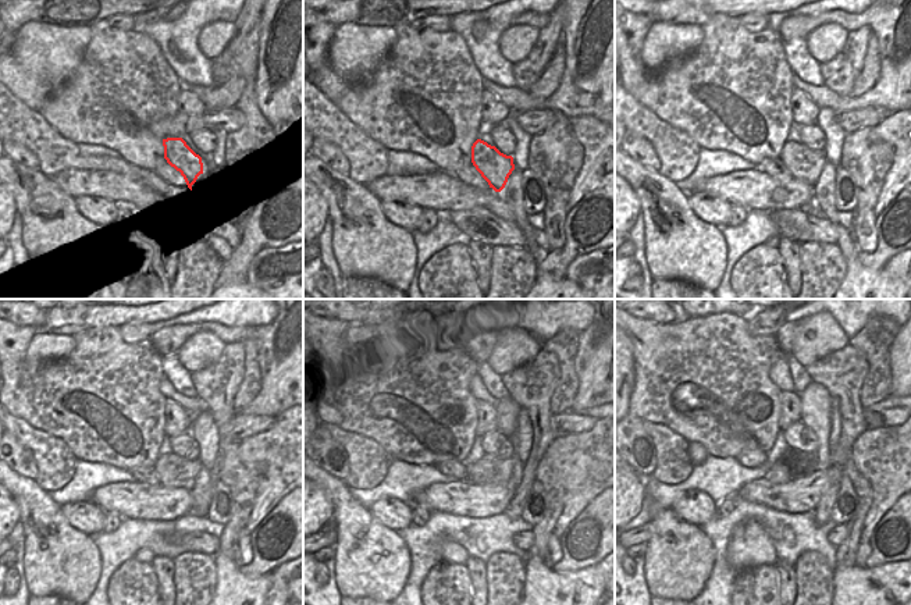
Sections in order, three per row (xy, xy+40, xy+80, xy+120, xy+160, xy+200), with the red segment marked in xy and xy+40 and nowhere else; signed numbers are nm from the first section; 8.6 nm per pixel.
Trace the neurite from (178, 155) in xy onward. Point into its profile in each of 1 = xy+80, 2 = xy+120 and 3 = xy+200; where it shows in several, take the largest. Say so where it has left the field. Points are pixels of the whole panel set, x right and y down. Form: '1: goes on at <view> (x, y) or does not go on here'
1: goes on at xy+80 (805, 164)
2: goes on at xy+120 (174, 472)
3: goes on at xy+200 (800, 465)

